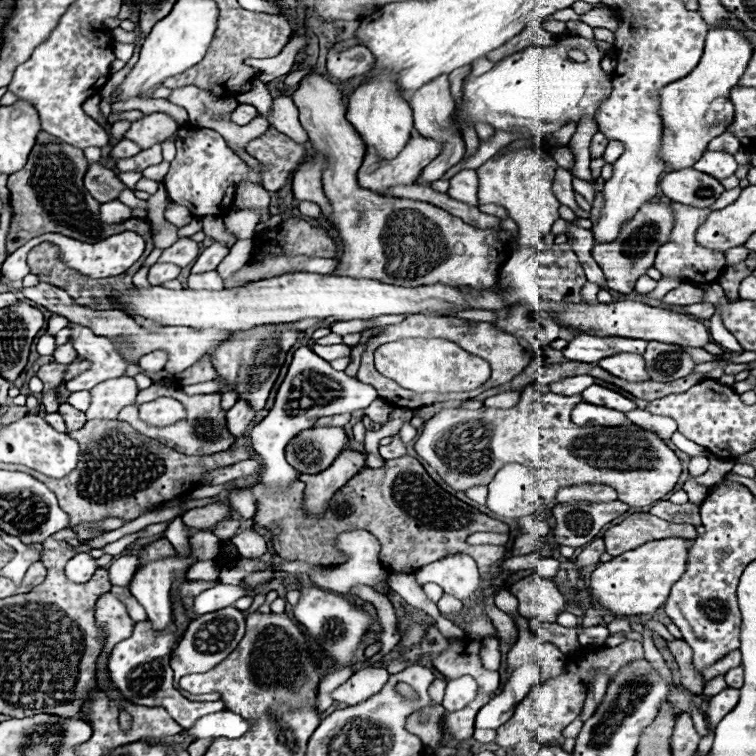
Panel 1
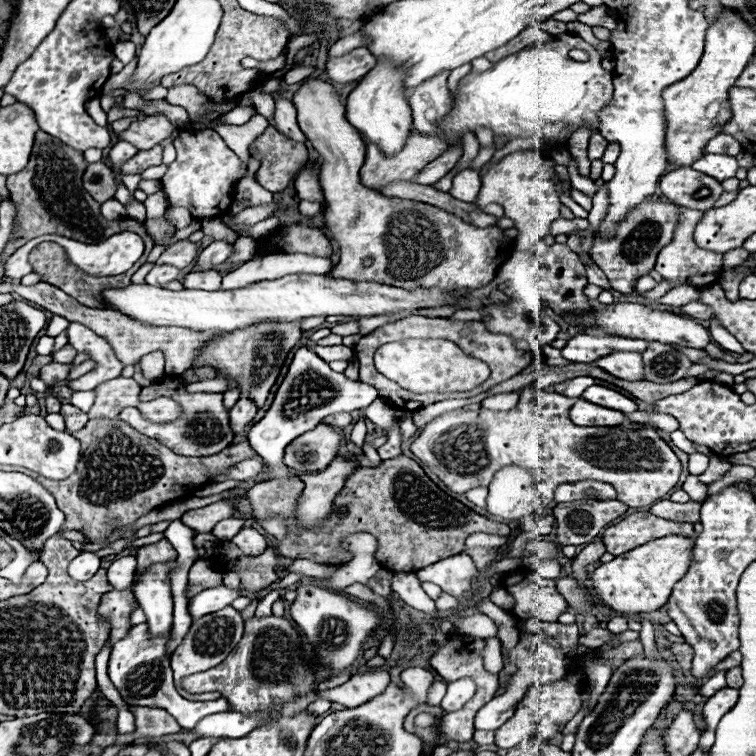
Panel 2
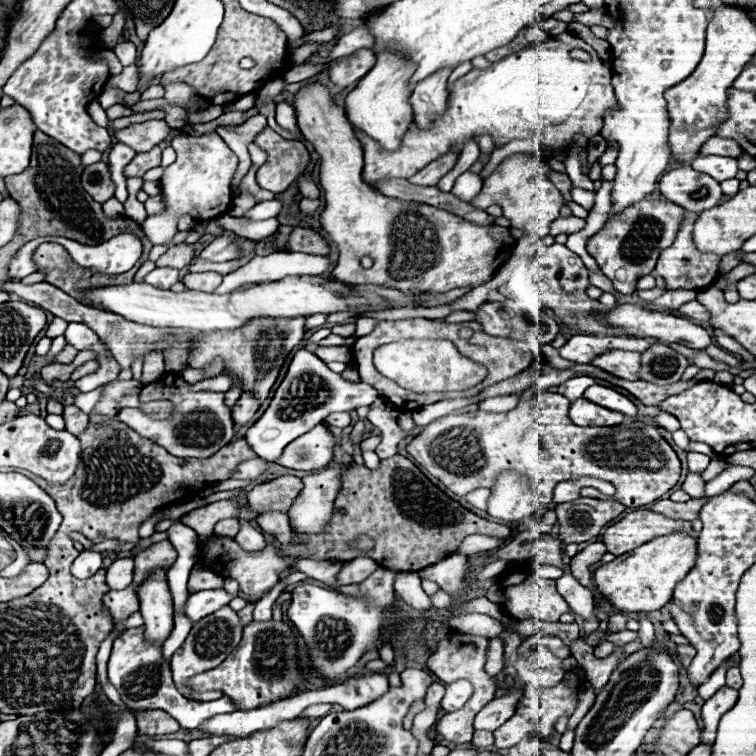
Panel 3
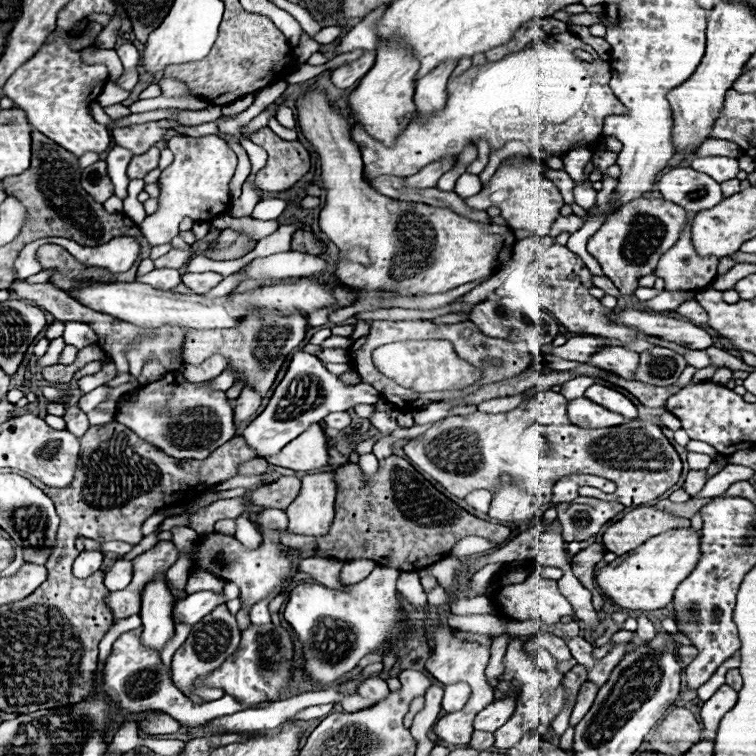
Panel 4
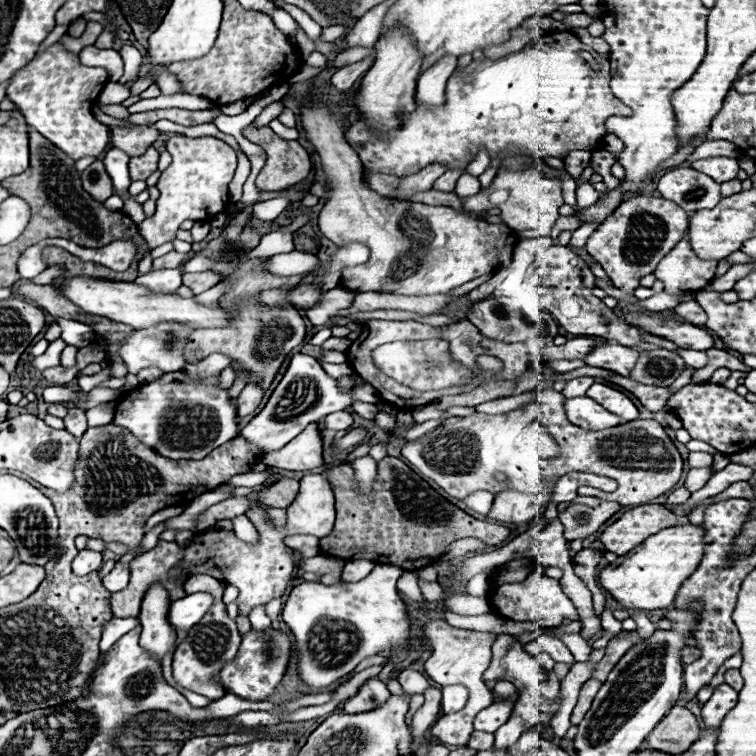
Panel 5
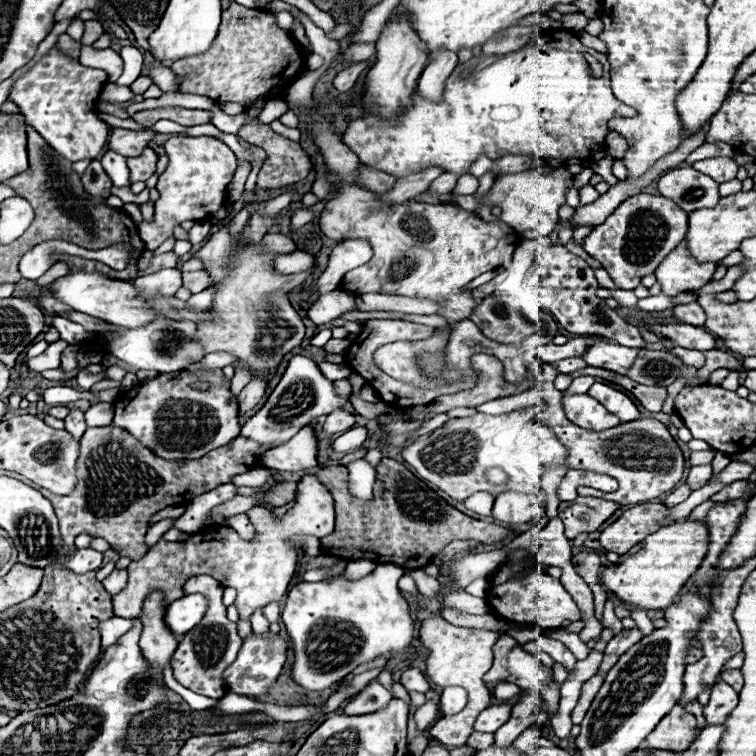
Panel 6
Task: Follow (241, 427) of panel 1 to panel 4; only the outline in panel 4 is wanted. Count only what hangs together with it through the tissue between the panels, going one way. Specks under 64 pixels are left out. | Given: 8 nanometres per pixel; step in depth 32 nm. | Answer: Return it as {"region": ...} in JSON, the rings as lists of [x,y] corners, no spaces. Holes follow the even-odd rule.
{"region":[[[246,386],[246,388],[242,390],[242,394],[236,398],[236,408],[234,408],[236,424],[250,420],[250,418],[254,416],[256,408],[260,406],[260,400],[262,400],[260,392],[254,390],[254,388],[250,388],[250,386]]]}

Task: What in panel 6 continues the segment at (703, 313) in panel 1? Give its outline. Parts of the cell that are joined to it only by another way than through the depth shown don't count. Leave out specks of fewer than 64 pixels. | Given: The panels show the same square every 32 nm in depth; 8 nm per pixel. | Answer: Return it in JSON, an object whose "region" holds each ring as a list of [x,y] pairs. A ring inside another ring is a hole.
{"region":[[[690,302],[690,304],[682,304],[682,306],[674,306],[672,308],[672,316],[682,322],[682,324],[692,324],[692,326],[702,326],[706,320],[704,310],[700,308],[698,302]]]}

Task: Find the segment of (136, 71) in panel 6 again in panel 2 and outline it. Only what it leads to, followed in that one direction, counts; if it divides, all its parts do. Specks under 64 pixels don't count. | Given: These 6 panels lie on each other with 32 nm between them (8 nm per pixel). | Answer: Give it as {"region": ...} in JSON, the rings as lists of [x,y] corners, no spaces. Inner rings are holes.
{"region":[[[118,42],[112,46],[112,52],[122,64],[128,64],[136,56],[136,46],[132,42]]]}

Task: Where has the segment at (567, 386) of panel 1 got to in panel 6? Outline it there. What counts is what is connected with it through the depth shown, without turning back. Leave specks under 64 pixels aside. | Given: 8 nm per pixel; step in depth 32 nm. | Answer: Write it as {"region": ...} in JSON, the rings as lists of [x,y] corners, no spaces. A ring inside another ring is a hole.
{"region":[[[580,376],[580,378],[574,378],[570,388],[566,392],[572,392],[572,394],[586,394],[588,388],[596,382],[594,376]]]}

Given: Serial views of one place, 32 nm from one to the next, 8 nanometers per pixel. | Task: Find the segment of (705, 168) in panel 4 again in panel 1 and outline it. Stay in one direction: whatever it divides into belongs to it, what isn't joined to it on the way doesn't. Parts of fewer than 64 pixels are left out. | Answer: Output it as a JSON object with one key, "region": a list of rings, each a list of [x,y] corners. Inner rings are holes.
{"region":[[[704,152],[702,158],[692,166],[708,176],[716,176],[718,180],[724,180],[728,176],[732,176],[738,168],[738,162],[734,160],[732,154],[726,154],[726,152]]]}

